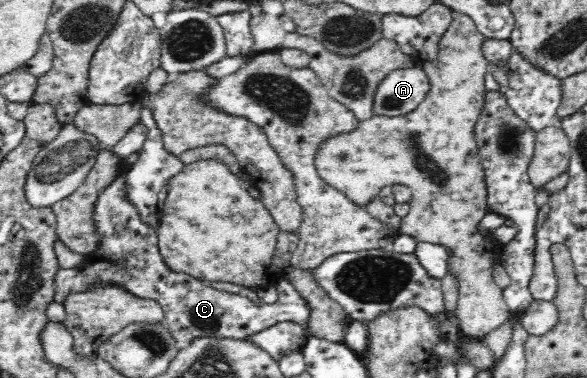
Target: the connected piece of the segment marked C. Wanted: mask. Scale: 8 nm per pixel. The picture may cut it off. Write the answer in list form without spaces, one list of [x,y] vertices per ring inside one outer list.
[[[117,173],[97,195],[90,213],[97,238],[92,252],[82,256],[82,260],[72,268],[63,268],[55,277],[55,301],[64,303],[73,293],[85,293],[95,285],[116,285],[135,297],[149,299],[161,304],[168,332],[179,350],[191,345],[191,341],[201,337],[215,339],[244,339],[272,325],[291,321],[303,325],[305,336],[311,337],[306,329],[308,307],[298,297],[291,282],[281,277],[274,286],[278,296],[274,302],[259,303],[241,296],[212,288],[205,281],[181,270],[173,270],[163,260],[158,244],[156,229],[141,218],[139,210],[127,194],[125,173]]]

